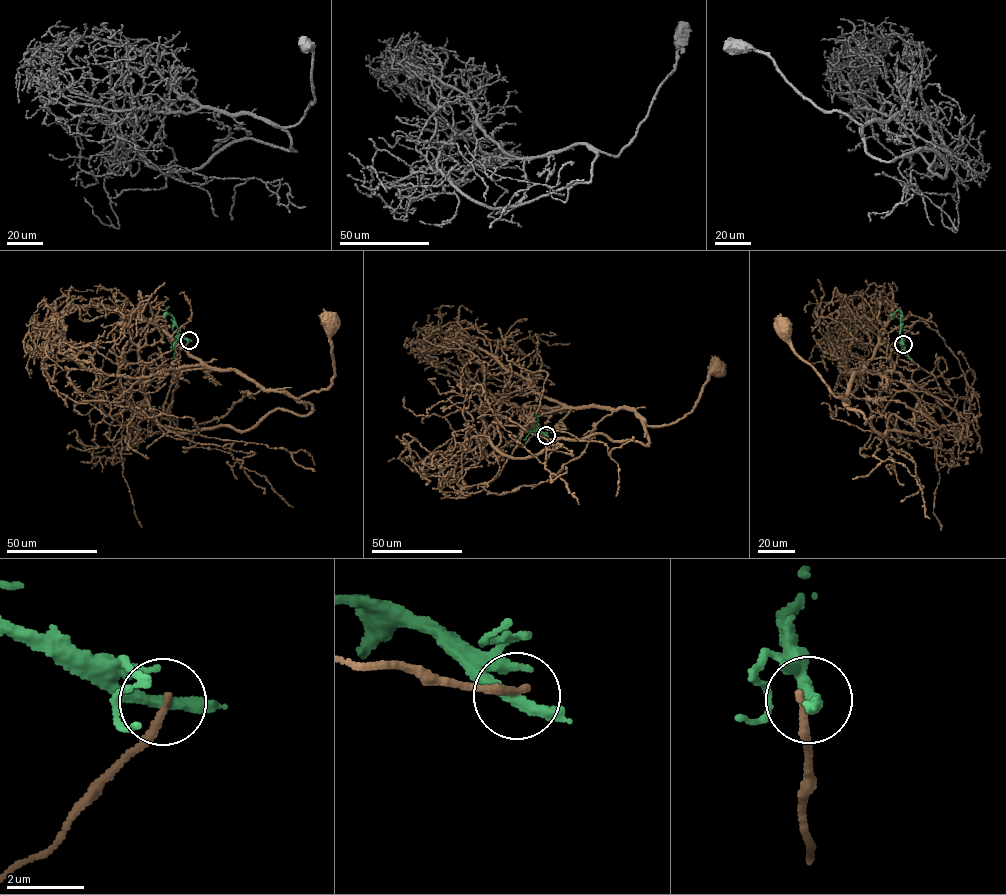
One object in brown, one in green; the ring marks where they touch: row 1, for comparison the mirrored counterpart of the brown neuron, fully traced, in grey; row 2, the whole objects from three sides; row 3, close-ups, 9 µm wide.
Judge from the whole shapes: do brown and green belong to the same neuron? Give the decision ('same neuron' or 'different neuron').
different neuron

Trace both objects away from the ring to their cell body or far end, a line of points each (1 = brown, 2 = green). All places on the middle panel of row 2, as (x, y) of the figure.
1: (546, 435), (510, 445), (497, 401), (523, 410), (525, 432), (592, 407), (667, 425), (716, 367)
2: (546, 435), (536, 425), (538, 421), (534, 414)

